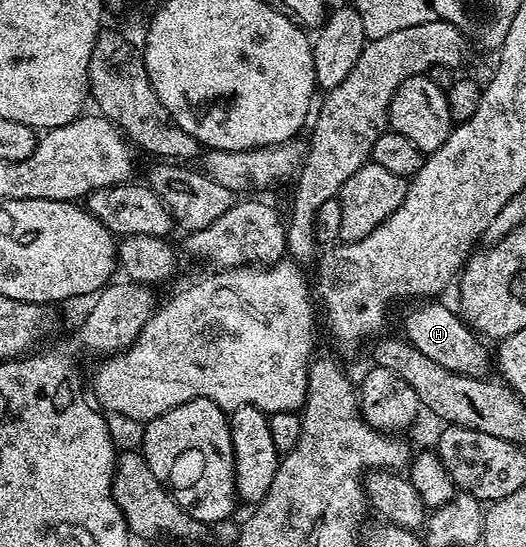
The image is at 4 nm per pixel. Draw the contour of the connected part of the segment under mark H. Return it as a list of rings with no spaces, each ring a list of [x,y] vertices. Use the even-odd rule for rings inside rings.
[[[427,301],[408,311],[403,321],[403,335],[413,347],[436,361],[444,368],[451,369],[463,376],[484,378],[491,367],[491,355],[487,353],[482,340],[468,327],[463,319],[441,301]],[[481,342],[481,343],[480,343]]]

